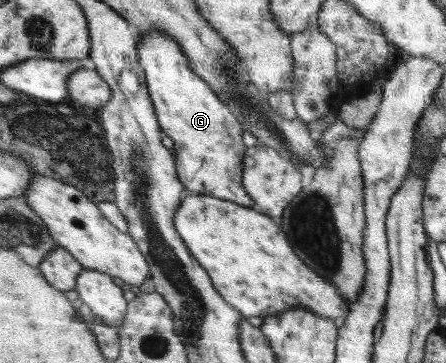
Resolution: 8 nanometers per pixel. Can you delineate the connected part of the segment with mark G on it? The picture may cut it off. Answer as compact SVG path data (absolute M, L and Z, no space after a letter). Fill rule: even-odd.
M155 30L140 38L136 50L161 128L173 140L181 182L199 195L211 195L252 208L255 201L241 186L247 154L241 140L241 122L217 98L218 94L209 88L208 82L192 69L187 55L171 36Z

